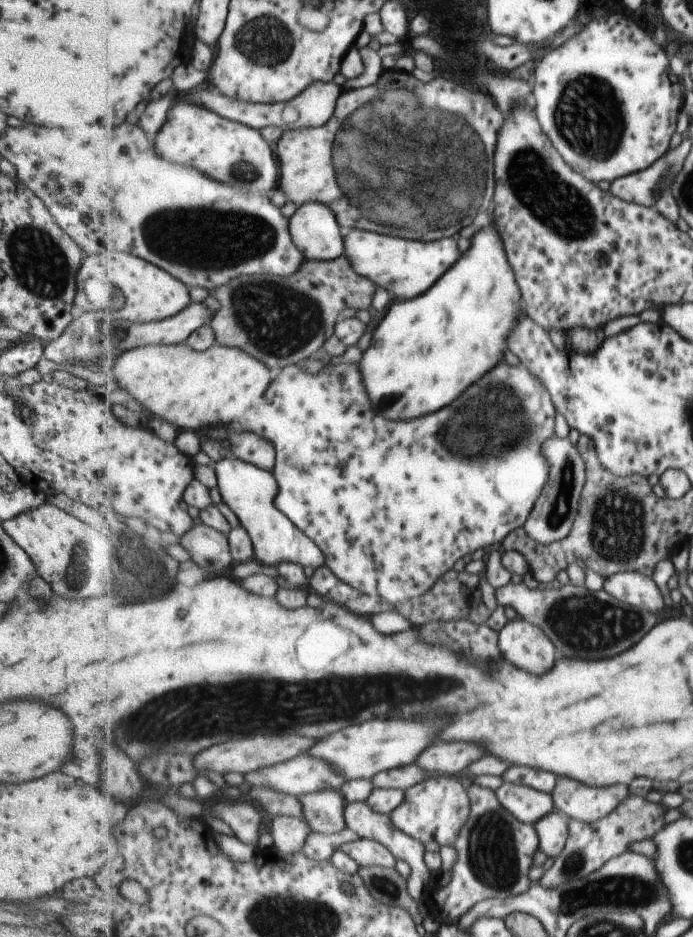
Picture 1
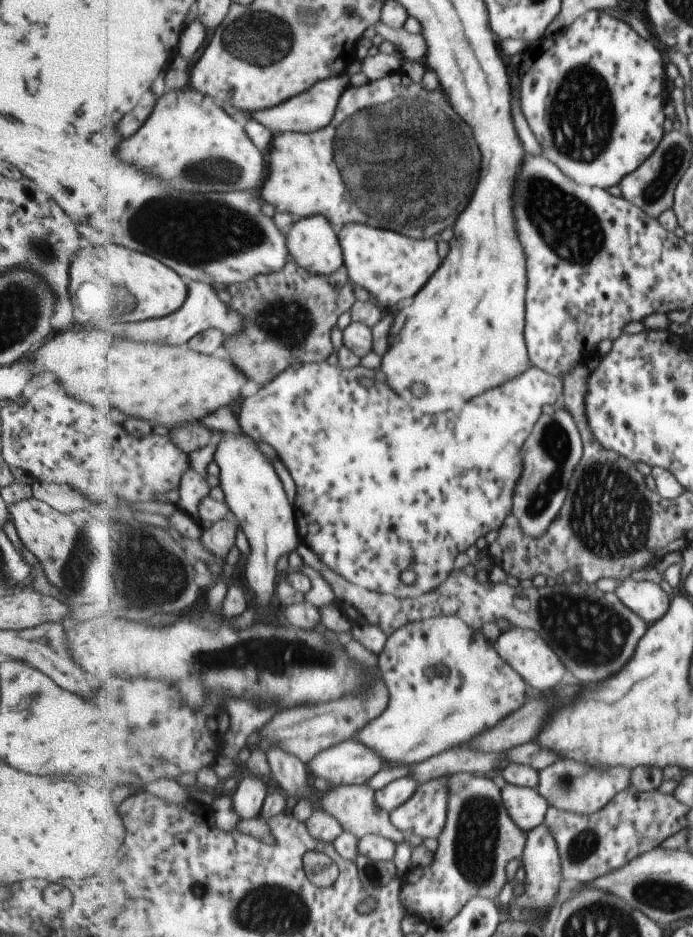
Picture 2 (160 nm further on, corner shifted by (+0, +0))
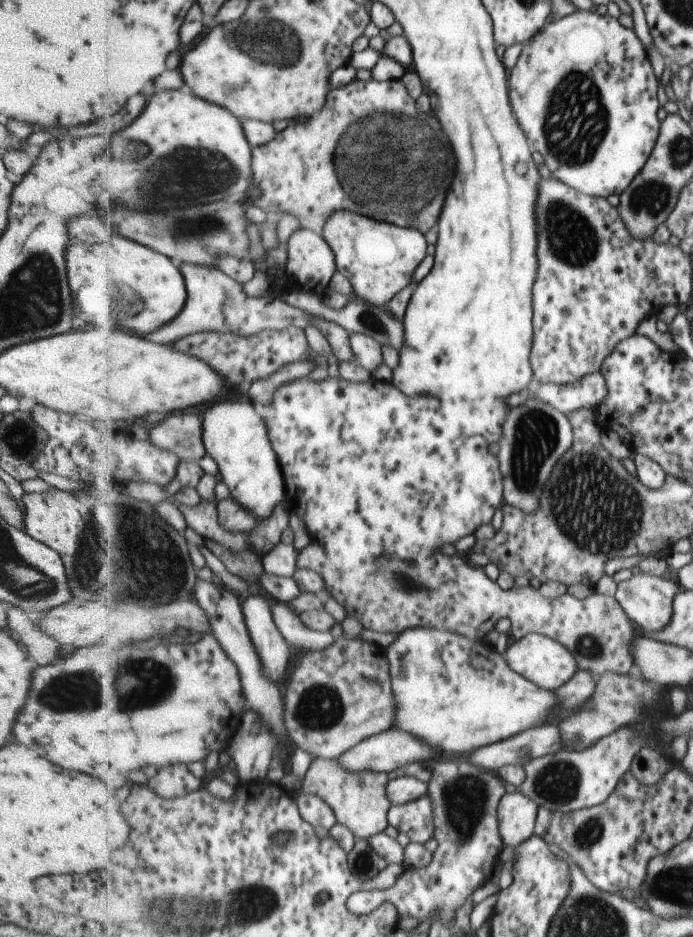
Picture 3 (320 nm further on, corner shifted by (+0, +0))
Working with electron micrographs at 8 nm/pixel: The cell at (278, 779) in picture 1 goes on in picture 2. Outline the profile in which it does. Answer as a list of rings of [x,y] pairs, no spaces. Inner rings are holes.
[[[351,739],[318,754],[313,761],[307,764],[307,768],[309,768],[309,773],[317,778],[319,786],[364,785],[387,765],[389,764],[381,753],[364,742]]]

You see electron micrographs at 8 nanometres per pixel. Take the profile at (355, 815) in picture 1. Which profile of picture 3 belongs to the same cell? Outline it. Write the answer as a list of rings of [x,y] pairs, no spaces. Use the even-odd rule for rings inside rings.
[[[314,758],[306,777],[304,778],[301,790],[306,793],[317,795],[331,806],[335,811],[339,823],[344,824],[359,839],[370,839],[376,834],[382,833],[389,826],[388,821],[390,808],[393,806],[388,795],[390,784],[389,774],[383,771],[352,771],[346,769],[339,759]]]

